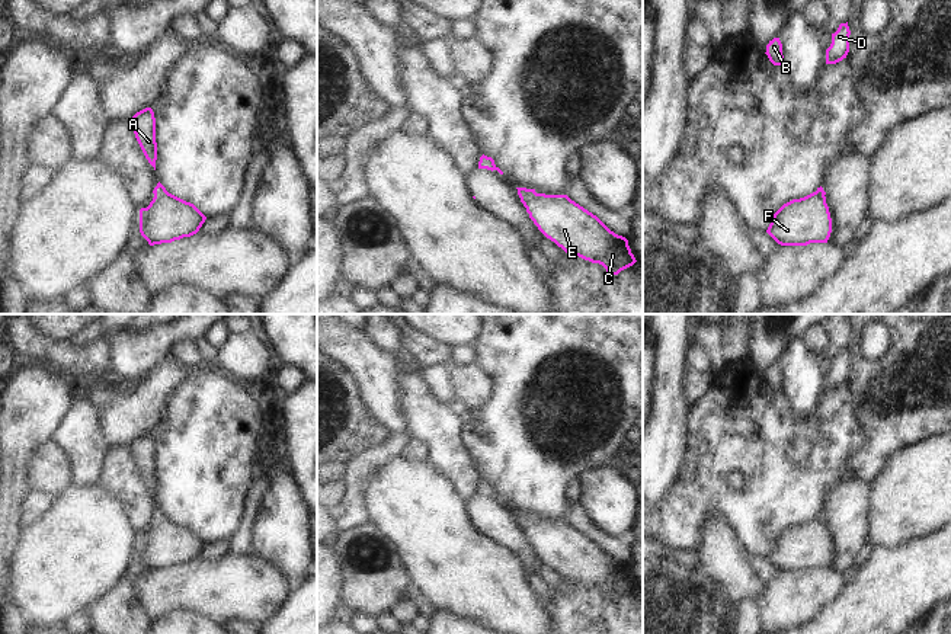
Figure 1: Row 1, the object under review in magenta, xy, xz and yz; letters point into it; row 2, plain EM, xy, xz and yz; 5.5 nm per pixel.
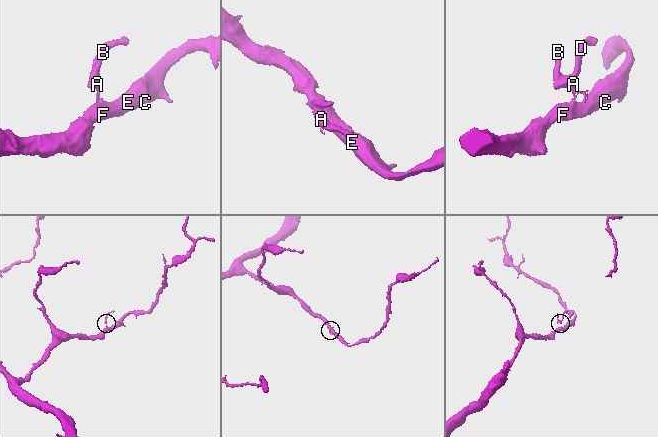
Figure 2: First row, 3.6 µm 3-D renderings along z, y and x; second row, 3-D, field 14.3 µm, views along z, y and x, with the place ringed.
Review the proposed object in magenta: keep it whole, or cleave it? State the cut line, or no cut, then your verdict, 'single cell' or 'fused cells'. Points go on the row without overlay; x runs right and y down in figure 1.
xz (483, 480), (496, 495) | fused cells

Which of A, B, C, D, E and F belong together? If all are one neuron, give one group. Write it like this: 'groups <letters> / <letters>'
groups A B D / C E F

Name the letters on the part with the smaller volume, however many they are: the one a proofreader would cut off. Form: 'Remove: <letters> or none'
Remove: A, B, D.

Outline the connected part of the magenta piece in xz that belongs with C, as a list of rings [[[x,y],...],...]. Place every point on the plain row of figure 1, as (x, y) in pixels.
[[[516,515],[538,555],[567,580],[599,589],[609,601],[618,601],[637,587],[625,563],[611,557],[596,541],[567,521]]]

